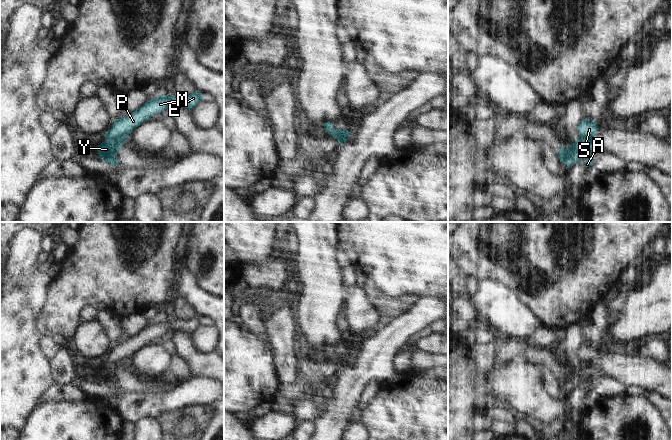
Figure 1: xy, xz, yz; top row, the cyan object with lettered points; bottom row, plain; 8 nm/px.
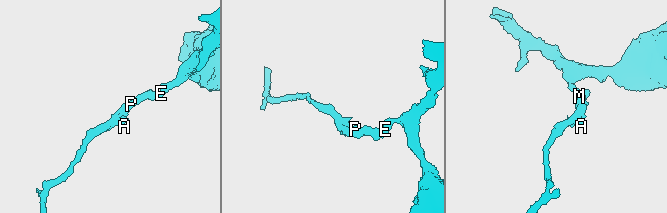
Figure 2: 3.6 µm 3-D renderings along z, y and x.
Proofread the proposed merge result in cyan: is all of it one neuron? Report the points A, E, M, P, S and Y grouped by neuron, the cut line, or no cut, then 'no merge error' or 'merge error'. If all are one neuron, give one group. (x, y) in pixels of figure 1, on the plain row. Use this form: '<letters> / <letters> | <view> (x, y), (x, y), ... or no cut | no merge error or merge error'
A E M P S Y | no cut | no merge error

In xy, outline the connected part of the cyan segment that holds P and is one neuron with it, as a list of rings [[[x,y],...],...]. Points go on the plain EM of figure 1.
[[[196,314],[188,320],[161,318],[152,324],[148,323],[142,331],[114,345],[111,353],[105,356],[105,365],[98,370],[99,382],[108,386],[110,390],[118,390],[117,377],[127,366],[129,358],[138,350],[168,331],[175,333],[182,330],[191,335],[203,322],[200,315]]]

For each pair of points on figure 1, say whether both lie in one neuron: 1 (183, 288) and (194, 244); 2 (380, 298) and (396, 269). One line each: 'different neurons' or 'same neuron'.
1: different neurons
2: different neurons

